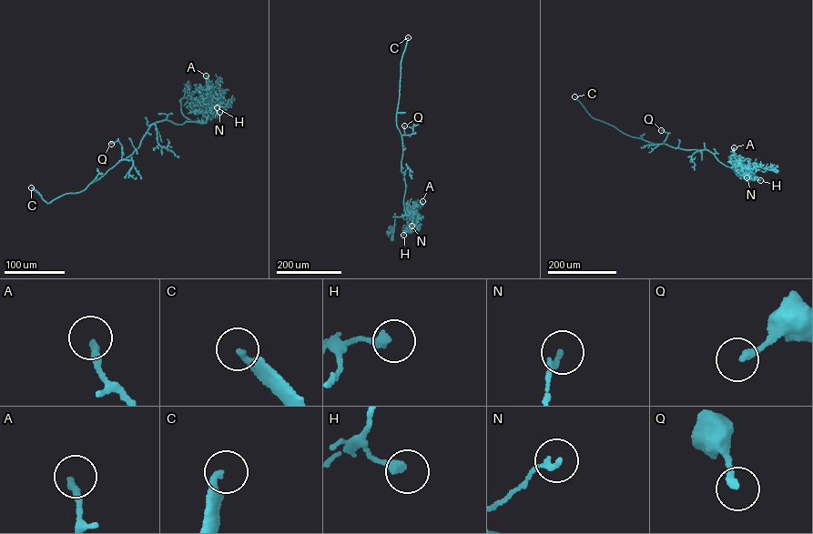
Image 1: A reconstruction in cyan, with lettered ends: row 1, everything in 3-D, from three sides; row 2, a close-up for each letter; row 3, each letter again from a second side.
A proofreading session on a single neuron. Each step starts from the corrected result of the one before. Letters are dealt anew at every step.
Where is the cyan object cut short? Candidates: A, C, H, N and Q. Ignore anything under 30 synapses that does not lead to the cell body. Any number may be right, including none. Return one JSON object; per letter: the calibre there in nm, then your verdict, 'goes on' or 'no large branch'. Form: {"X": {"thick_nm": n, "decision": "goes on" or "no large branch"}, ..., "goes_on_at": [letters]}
{"A": {"thick_nm": 240, "decision": "no large branch"}, "C": {"thick_nm": 240, "decision": "goes on"}, "H": {"thick_nm": 280, "decision": "no large branch"}, "N": {"thick_nm": 180, "decision": "no large branch"}, "Q": {"thick_nm": 240, "decision": "no large branch"}, "goes_on_at": ["C"]}

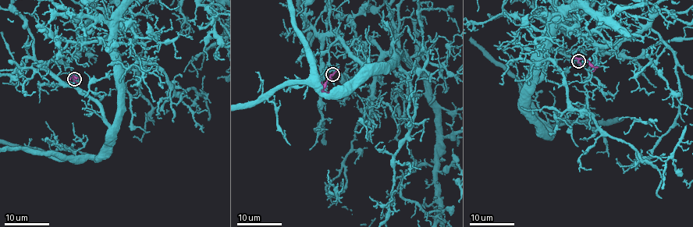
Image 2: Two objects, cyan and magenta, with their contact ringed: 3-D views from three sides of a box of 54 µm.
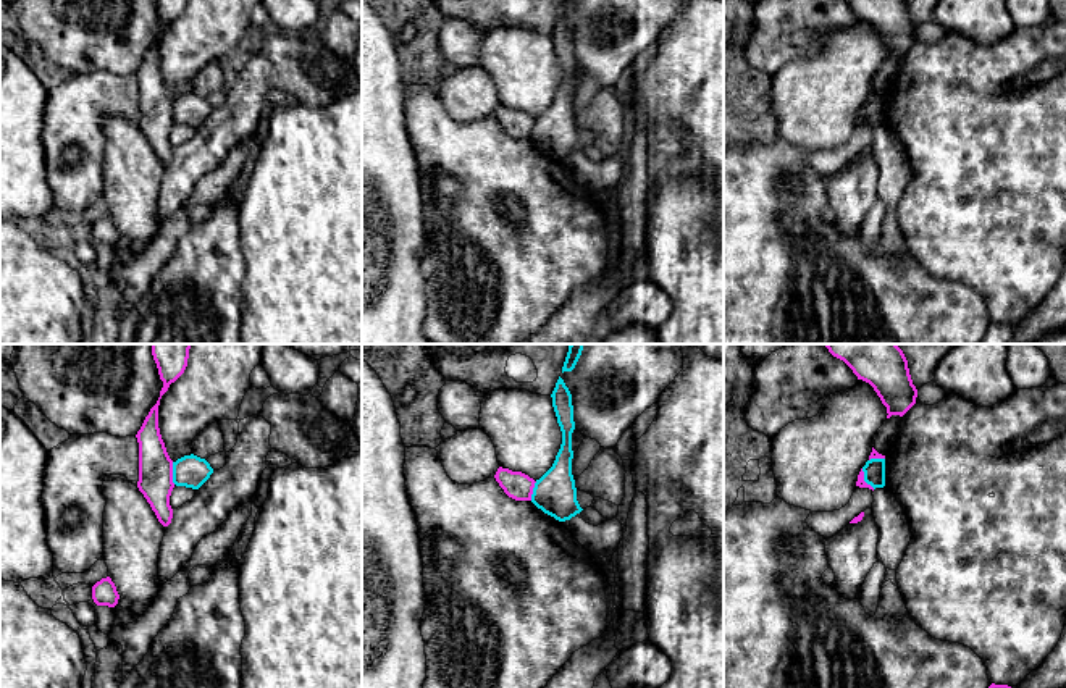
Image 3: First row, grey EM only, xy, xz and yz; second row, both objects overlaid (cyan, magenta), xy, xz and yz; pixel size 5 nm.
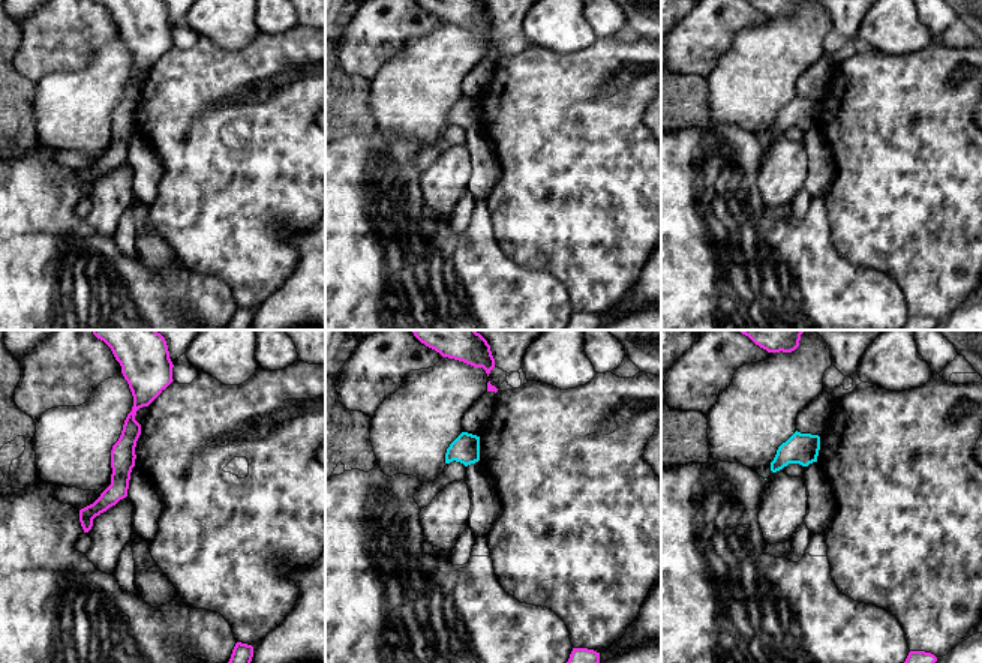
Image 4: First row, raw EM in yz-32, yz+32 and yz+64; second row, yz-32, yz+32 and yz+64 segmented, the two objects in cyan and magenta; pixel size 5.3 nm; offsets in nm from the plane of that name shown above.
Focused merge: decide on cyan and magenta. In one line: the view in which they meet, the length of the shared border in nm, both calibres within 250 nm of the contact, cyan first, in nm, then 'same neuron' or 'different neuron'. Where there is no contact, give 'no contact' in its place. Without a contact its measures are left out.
xy | 110 nm | 160/180 nm | different neuron

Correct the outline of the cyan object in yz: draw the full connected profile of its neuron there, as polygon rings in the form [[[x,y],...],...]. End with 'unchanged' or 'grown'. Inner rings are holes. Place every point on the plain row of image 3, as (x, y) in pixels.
[[[871,97],[862,105],[864,120],[875,126],[885,124],[885,97]]]; unchanged

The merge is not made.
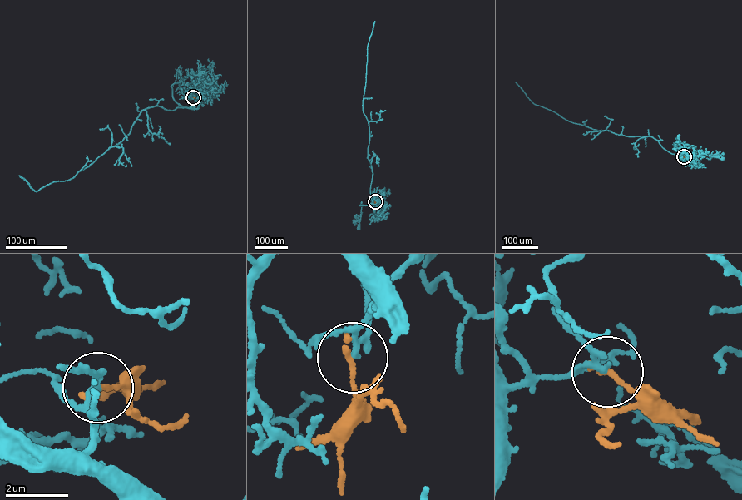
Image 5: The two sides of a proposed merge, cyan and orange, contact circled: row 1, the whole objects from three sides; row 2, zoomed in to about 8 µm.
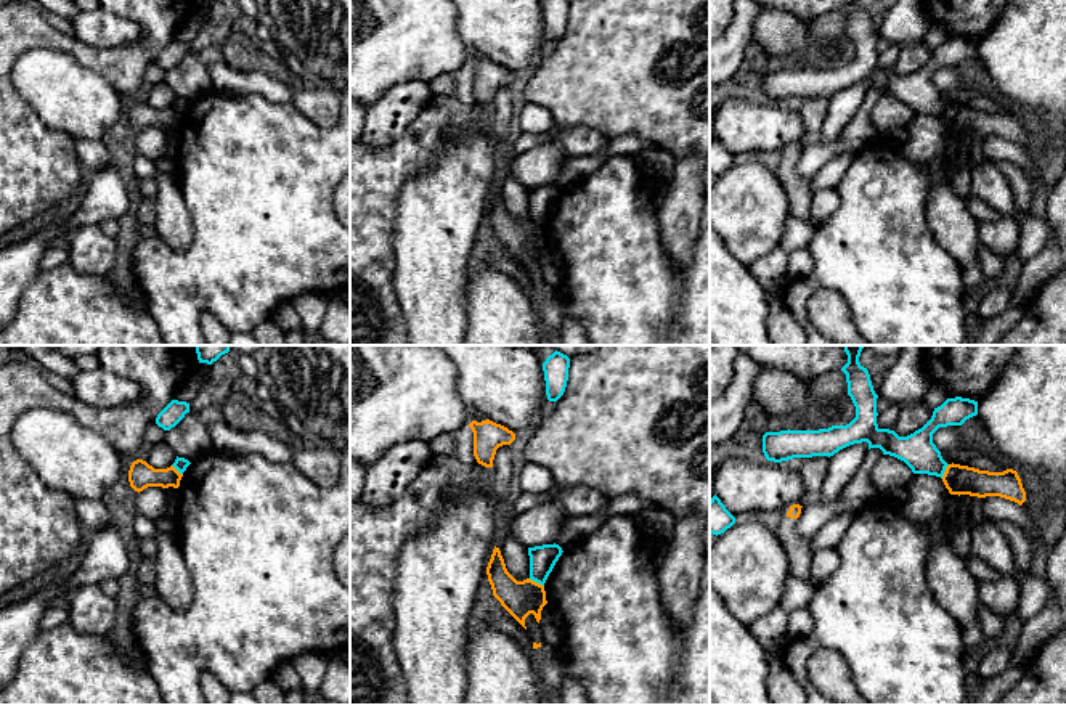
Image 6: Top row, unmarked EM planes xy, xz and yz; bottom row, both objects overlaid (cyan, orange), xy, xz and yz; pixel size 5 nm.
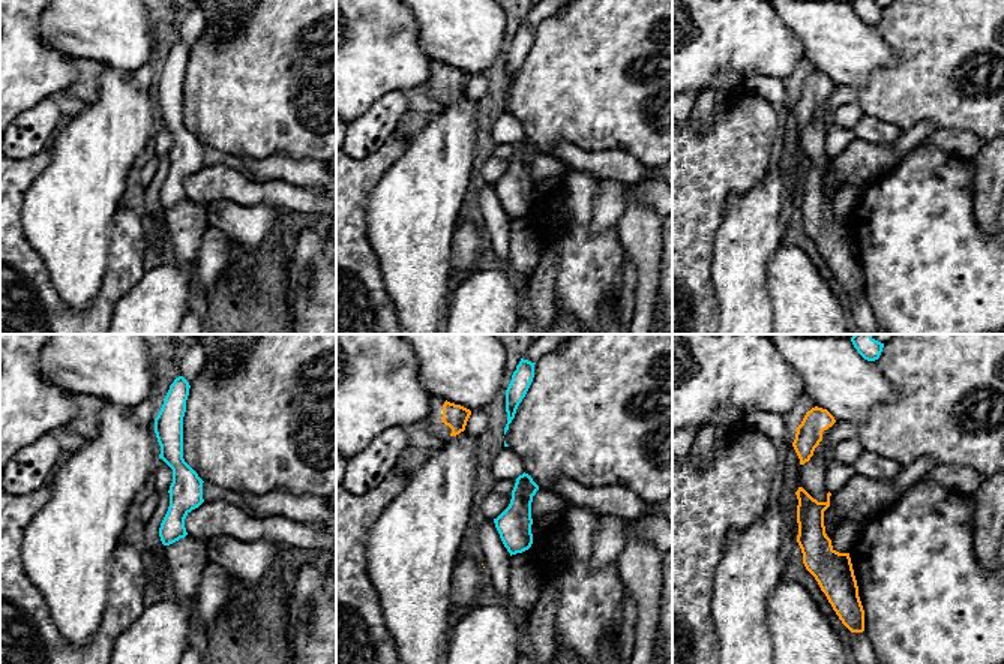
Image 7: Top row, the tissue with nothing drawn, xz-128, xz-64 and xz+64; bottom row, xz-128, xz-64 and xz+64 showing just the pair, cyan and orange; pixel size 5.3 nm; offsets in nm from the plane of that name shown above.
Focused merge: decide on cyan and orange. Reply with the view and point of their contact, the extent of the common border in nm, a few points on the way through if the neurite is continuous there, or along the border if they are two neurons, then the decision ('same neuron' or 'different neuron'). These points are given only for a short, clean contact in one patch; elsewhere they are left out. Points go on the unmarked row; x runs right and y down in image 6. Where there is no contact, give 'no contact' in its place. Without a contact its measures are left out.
contact xz (537, 222); length 90 nm; border xz (528, 219), (543, 227); different neuron

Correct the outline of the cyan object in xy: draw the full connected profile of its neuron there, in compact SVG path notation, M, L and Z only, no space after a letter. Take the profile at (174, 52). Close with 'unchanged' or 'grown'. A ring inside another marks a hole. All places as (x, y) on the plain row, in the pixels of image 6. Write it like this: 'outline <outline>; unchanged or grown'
outline M172 40L156 58L156 64L164 71L175 67L185 55L189 53L189 43Z; unchanged

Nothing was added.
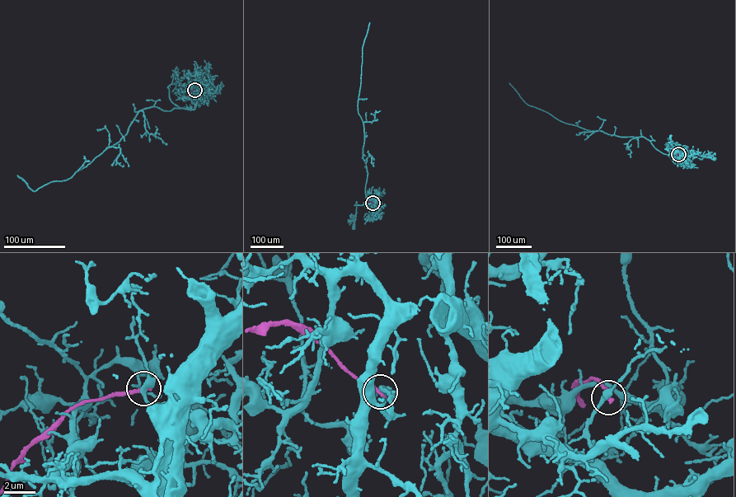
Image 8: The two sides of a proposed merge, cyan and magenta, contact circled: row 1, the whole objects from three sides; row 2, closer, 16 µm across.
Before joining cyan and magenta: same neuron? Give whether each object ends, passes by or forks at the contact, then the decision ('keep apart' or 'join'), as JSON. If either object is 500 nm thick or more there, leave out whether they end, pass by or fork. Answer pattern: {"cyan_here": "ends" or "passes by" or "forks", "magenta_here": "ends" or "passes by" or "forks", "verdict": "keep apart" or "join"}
{"cyan_here": "passes by", "magenta_here": "ends", "verdict": "keep apart"}

